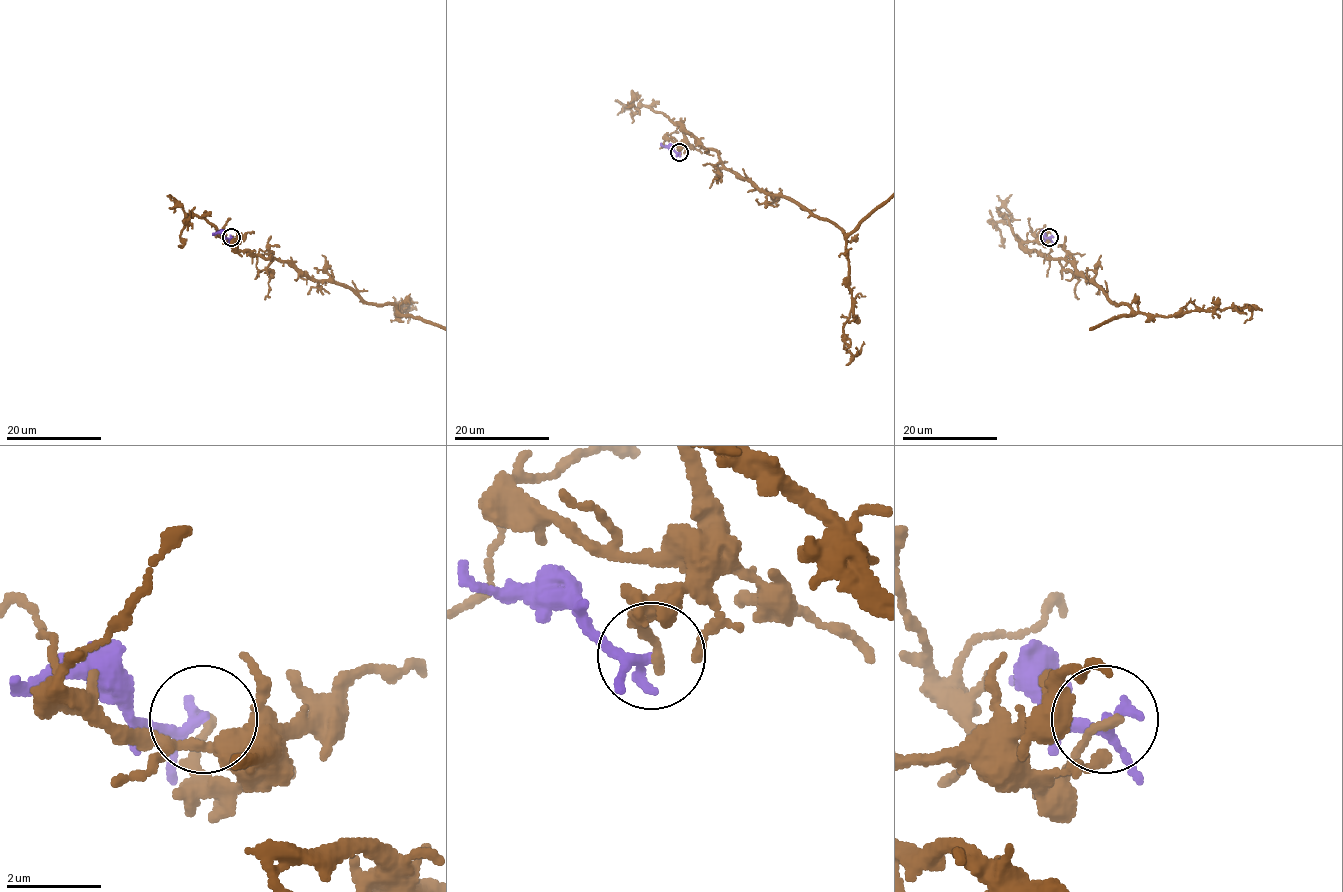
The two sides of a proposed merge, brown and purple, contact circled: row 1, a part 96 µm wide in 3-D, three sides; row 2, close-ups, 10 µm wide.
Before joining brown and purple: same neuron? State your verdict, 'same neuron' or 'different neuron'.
different neuron

